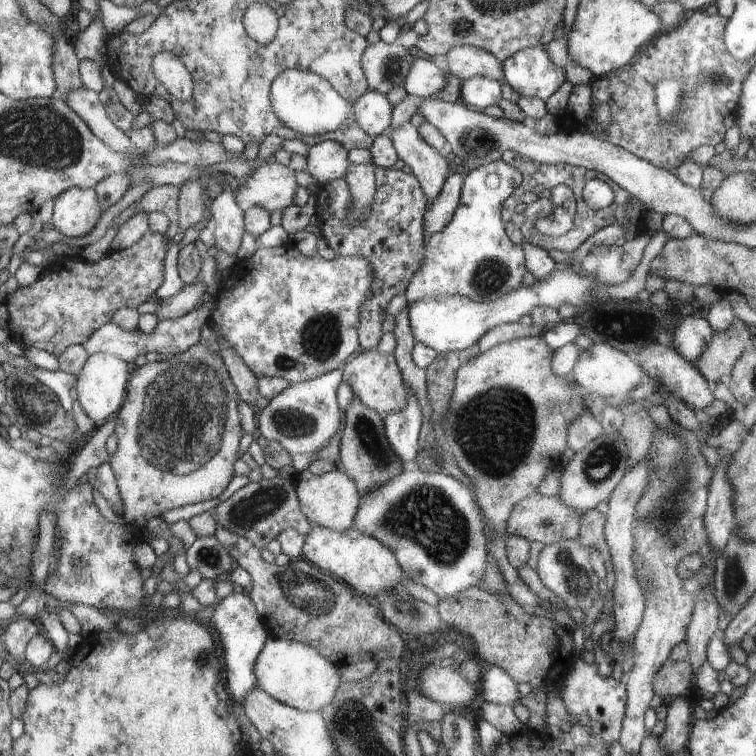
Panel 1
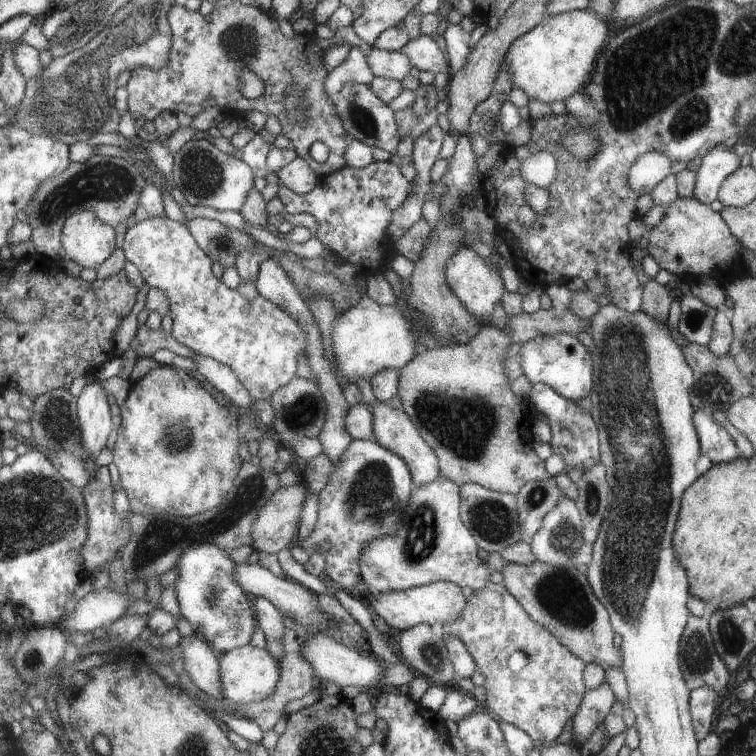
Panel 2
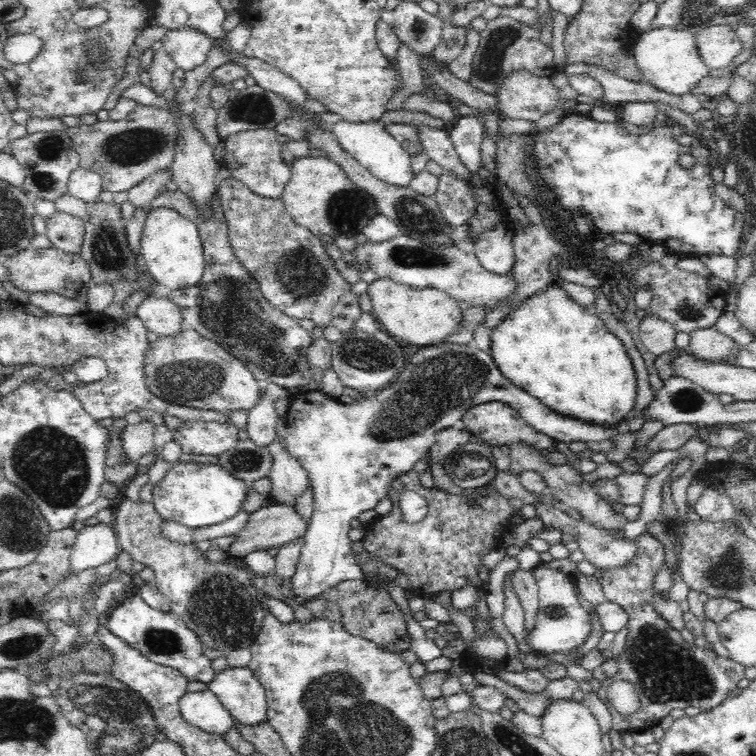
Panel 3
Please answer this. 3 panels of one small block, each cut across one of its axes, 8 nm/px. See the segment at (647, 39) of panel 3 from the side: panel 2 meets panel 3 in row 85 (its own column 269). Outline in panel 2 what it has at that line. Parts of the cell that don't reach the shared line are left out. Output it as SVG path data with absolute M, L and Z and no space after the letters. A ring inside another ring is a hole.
M250 643L223 652L218 658L220 666L220 692L222 698L234 701L237 705L260 702L266 699L281 679L281 664L264 648L254 648Z

